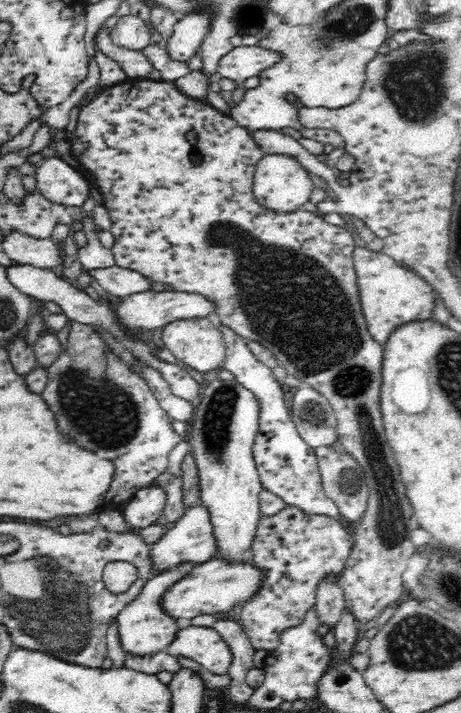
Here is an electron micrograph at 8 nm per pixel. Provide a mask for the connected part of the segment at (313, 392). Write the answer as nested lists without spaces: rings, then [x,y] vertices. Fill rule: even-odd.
[[[301,383],[292,398],[291,419],[313,449],[337,440],[337,418],[330,402],[315,387]]]

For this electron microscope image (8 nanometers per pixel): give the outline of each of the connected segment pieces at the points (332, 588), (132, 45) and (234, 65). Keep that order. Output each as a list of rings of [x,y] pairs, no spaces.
[[[327,574],[317,586],[315,605],[322,624],[330,629],[340,620],[342,611],[346,607],[343,588],[340,587],[341,575]]]
[[[136,14],[122,16],[116,26],[109,32],[114,46],[126,48],[129,51],[142,51],[154,42],[150,40],[150,28]]]
[[[237,43],[220,59],[216,77],[230,78],[241,86],[244,80],[259,76],[264,70],[278,65],[281,57],[277,50],[261,48],[258,44],[244,46]]]

